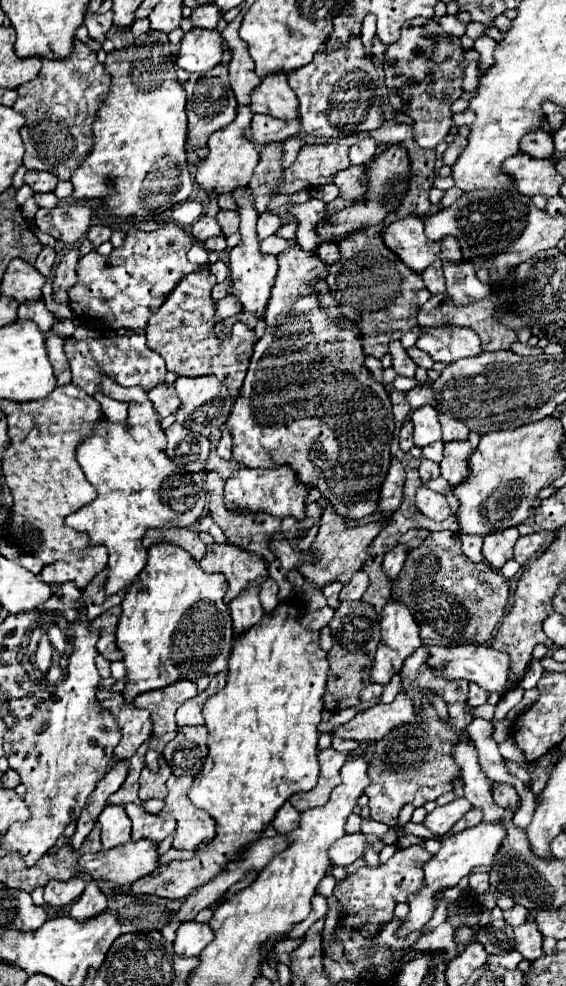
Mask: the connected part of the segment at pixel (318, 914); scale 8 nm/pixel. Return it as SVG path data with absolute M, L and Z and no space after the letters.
M316 893L314 895L314 899L312 899L312 911L310 911L310 915L302 921L302 923L298 923L298 927L294 929L294 933L290 933L288 937L292 939L292 937L302 937L318 919L322 919L322 917L326 917L326 913L328 913L328 903L326 903L326 897L324 895L320 895L320 893Z

